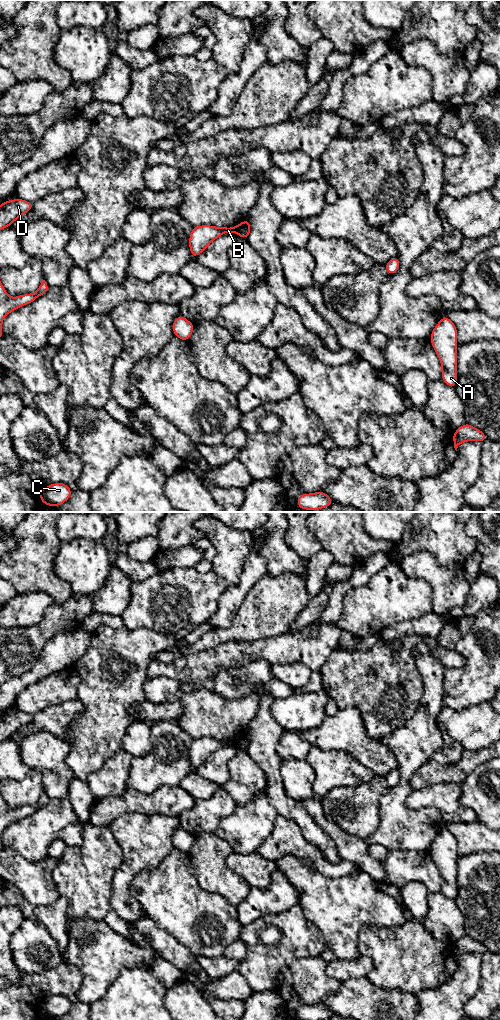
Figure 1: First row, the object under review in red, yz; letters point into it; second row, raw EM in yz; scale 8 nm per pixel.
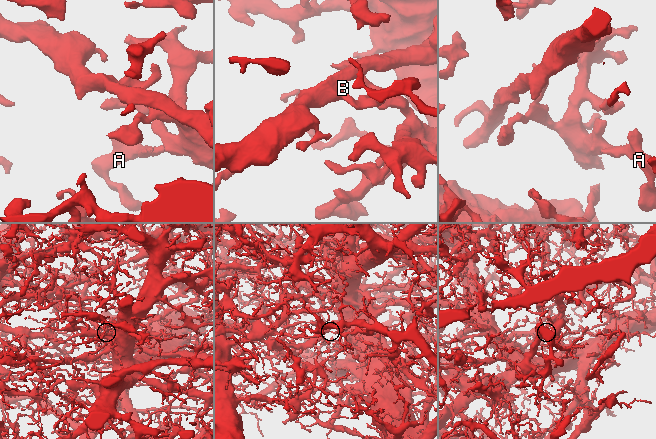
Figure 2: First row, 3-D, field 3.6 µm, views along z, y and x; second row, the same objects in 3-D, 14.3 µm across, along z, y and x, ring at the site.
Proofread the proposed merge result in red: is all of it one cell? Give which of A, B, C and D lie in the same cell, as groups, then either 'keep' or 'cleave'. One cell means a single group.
groups A C D / B; cleave

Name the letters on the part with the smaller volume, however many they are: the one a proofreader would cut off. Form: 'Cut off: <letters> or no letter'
Cut off: B

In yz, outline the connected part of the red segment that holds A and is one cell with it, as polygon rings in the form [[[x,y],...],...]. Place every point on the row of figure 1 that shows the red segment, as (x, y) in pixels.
[[[445,315],[434,327],[430,340],[441,361],[442,380],[446,385],[457,386],[457,328]]]

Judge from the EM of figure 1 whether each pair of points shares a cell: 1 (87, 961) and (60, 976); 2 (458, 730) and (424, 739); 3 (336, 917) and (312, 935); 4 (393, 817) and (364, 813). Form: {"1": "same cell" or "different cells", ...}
{"1": "different cells", "2": "different cells", "3": "different cells", "4": "different cells"}

